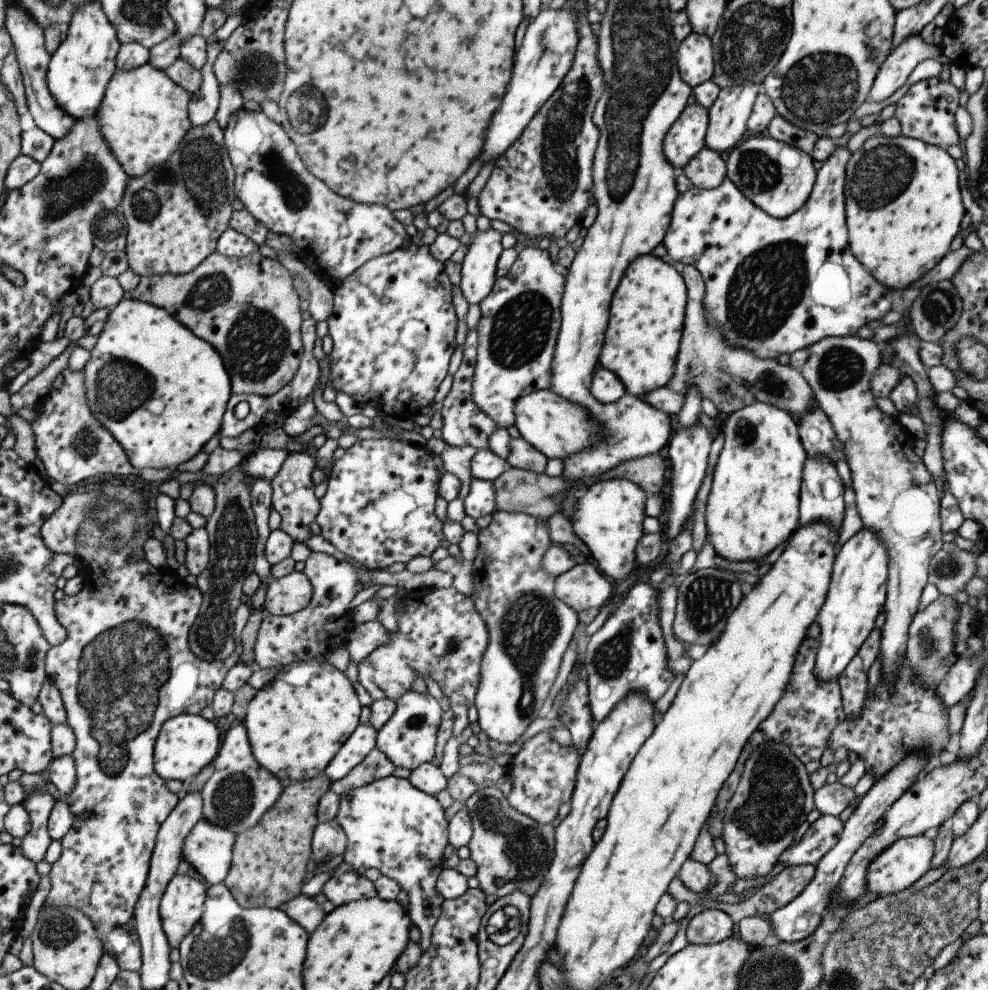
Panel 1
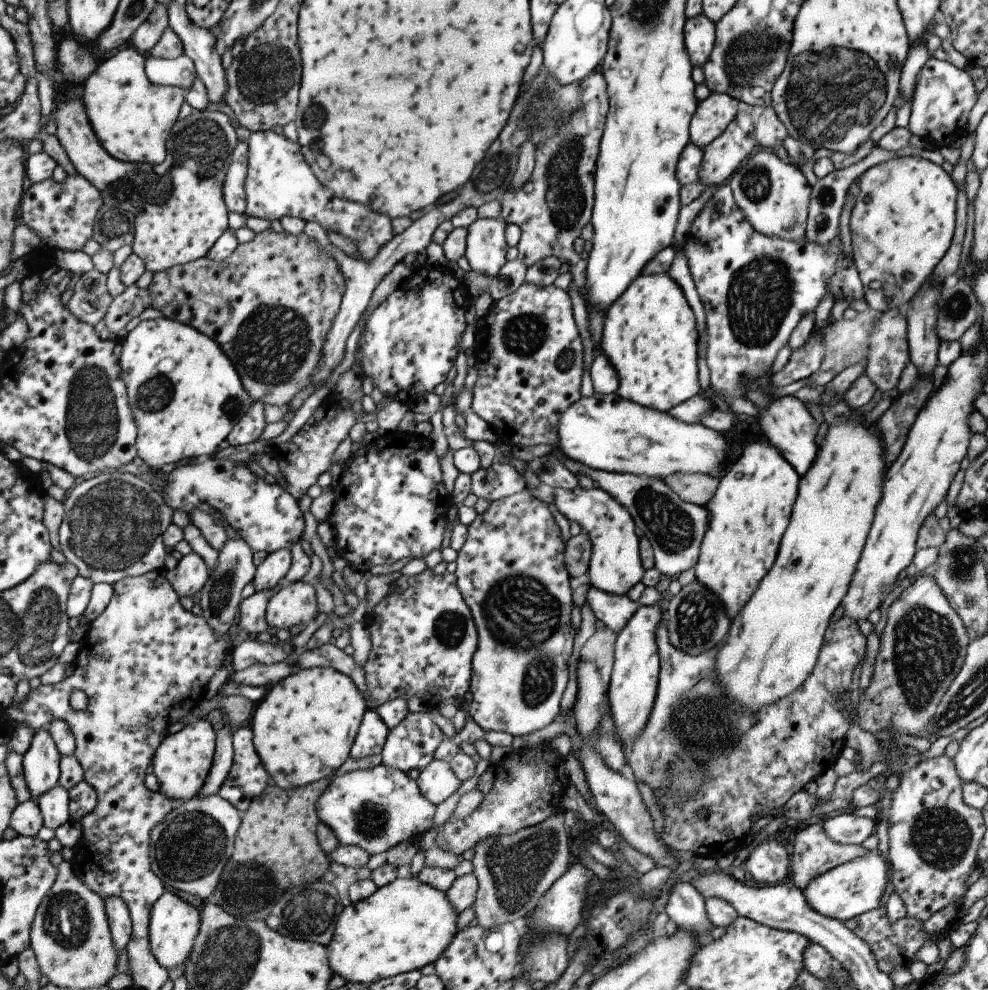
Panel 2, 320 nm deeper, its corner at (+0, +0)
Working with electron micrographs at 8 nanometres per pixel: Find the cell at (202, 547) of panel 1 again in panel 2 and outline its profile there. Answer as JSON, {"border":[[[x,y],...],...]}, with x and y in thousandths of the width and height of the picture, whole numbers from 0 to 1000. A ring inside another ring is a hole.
{"border":[[[192,558],[184,562],[176,575],[165,576],[164,579],[175,590],[179,602],[190,602],[198,606],[210,590],[214,576],[201,560]]]}

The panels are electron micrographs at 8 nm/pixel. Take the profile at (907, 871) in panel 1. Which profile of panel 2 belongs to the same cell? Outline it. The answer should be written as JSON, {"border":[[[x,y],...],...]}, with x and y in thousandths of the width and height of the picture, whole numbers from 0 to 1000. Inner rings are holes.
{"border":[[[883,860],[823,886],[811,901],[820,918],[834,926],[854,932],[888,916],[897,892],[897,885],[898,875],[894,867],[889,861]]]}

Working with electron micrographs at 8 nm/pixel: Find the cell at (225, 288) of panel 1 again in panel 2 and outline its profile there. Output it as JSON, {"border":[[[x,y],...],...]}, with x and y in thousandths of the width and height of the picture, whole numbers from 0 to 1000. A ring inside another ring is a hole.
{"border":[[[271,230],[258,235],[252,244],[244,245],[241,252],[229,264],[220,265],[205,260],[186,268],[170,271],[167,274],[159,274],[155,277],[155,282],[150,291],[155,302],[154,311],[160,312],[164,315],[165,319],[173,323],[195,329],[195,331],[200,332],[225,348],[225,353],[237,365],[238,370],[240,370],[250,396],[255,403],[265,406],[266,409],[290,410],[303,395],[309,393],[314,388],[315,381],[324,371],[327,342],[330,340],[331,333],[335,329],[344,310],[348,296],[348,281],[342,272],[339,262],[336,262],[335,258],[324,252],[317,239],[307,234],[299,238],[290,236],[288,233],[279,234]]]}

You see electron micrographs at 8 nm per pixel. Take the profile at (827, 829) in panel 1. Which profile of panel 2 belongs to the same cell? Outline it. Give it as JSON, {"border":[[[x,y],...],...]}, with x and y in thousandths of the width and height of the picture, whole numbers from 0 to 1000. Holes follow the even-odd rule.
{"border":[[[853,820],[832,830],[835,842],[851,853],[870,853],[884,840],[886,834],[884,827],[869,825],[859,820]]]}

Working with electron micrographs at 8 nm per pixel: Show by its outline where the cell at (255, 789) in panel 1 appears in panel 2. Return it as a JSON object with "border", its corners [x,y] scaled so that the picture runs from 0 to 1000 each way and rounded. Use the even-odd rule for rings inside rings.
{"border":[[[240,736],[237,739],[237,771],[221,802],[247,822],[253,811],[265,802],[272,786],[257,757],[254,736]]]}

